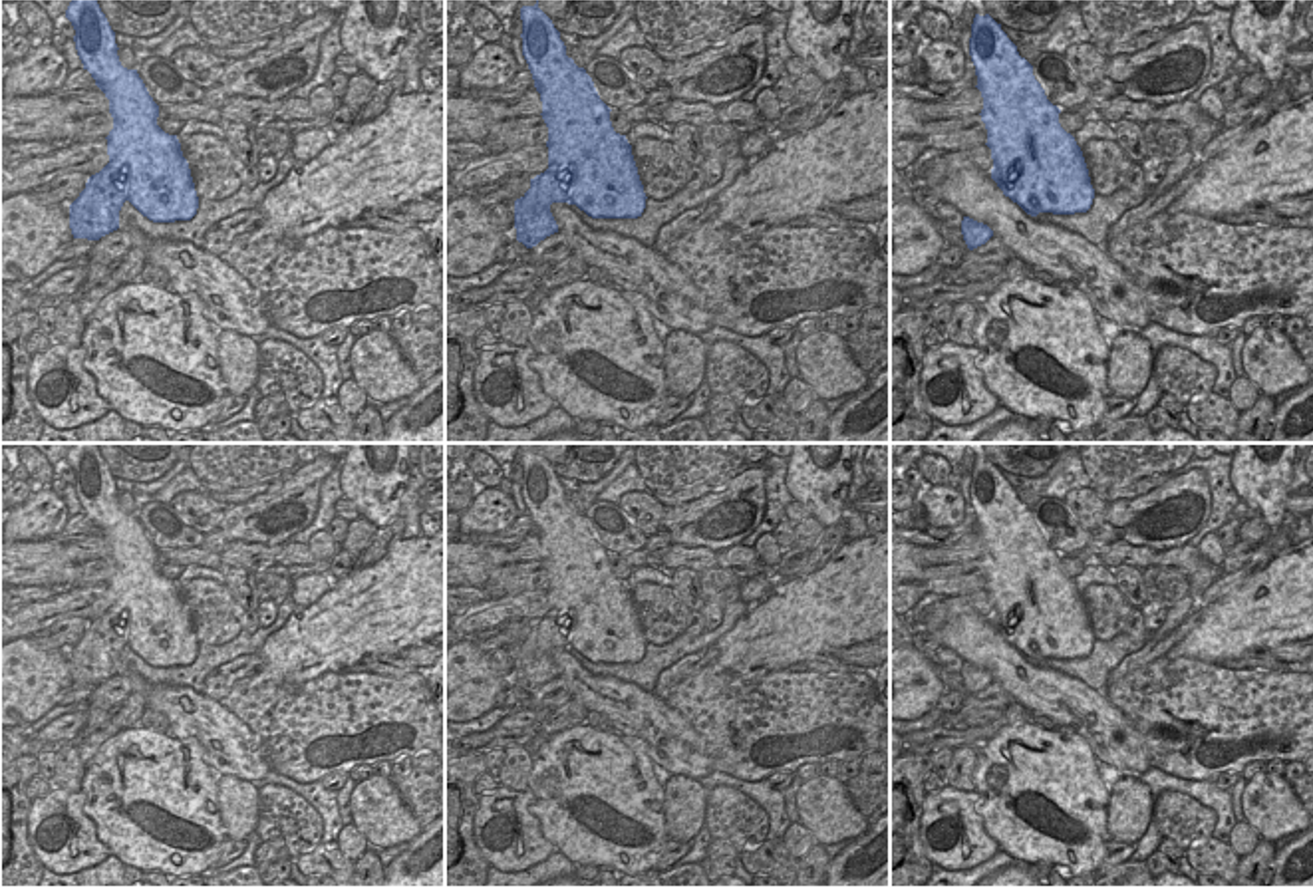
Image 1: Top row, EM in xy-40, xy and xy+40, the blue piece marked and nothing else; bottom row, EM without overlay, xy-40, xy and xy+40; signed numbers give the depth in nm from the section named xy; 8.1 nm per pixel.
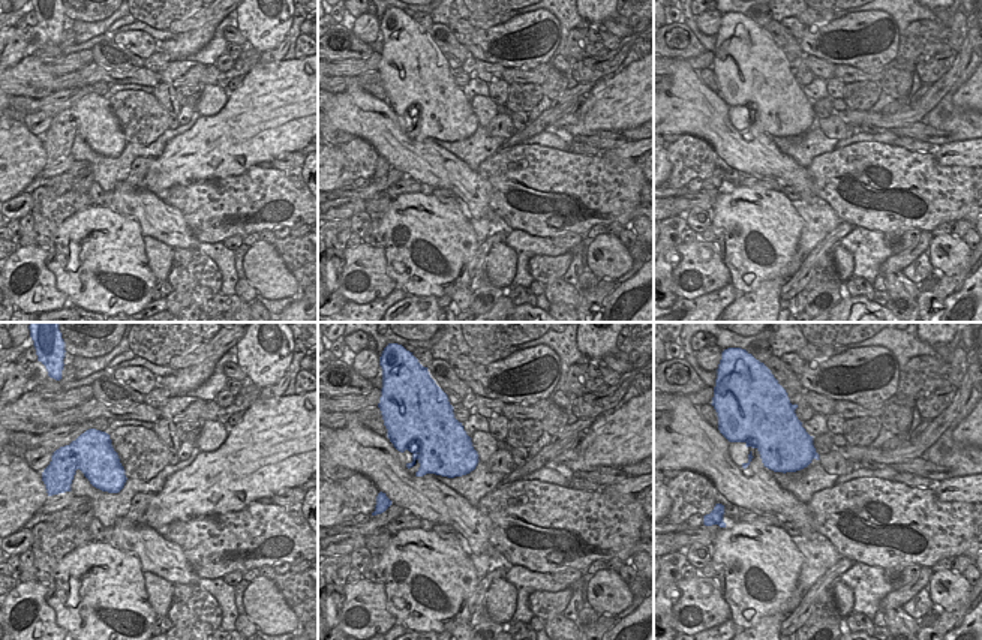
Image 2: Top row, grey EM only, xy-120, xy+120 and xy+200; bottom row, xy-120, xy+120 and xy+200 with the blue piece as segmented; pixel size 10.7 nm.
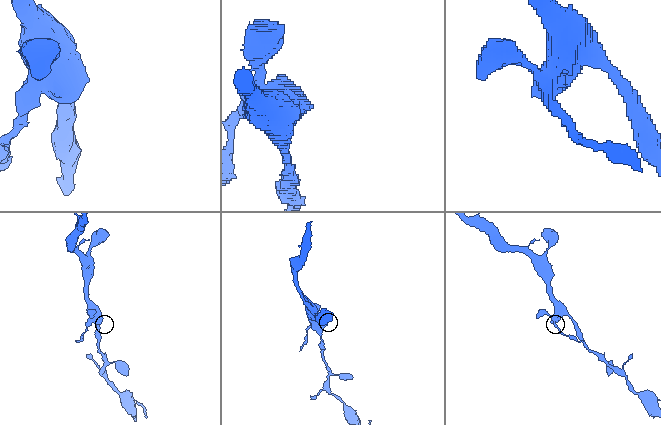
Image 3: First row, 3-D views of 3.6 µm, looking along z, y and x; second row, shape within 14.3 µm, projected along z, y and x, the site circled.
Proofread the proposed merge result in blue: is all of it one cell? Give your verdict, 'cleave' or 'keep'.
cleave

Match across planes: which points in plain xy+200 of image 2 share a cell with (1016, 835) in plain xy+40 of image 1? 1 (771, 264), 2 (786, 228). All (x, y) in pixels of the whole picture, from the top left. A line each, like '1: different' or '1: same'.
1: same
2: same

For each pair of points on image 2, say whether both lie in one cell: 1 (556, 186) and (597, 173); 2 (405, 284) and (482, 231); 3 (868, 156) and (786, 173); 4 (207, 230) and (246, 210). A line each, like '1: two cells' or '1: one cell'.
1: one cell
2: two cells
3: two cells
4: one cell

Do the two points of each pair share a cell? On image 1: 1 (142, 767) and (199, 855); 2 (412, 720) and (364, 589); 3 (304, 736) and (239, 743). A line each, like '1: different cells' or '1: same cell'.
1: same cell
2: different cells
3: different cells

